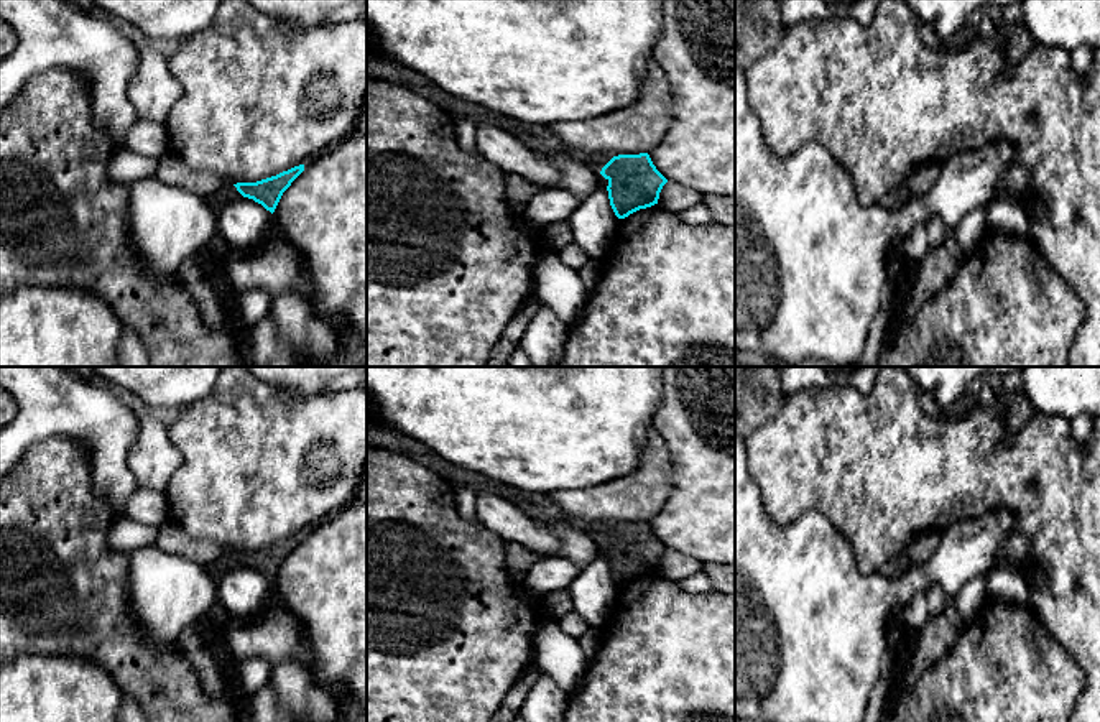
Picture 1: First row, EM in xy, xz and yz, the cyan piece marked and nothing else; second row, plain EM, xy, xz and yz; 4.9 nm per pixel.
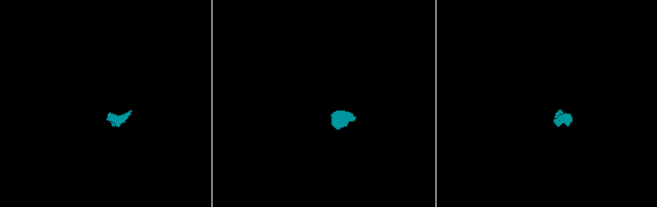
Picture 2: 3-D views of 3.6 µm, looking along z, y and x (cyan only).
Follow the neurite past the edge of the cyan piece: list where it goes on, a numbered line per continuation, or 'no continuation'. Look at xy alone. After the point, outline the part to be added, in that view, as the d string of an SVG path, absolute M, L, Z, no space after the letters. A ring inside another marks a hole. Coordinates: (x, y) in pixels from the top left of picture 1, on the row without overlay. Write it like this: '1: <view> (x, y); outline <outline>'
1: xy (329, 517); outline M355 493L350 497L350 500L349 500L344 507L340 507L339 510L335 510L335 511L322 516L319 521L306 526L306 528L301 530L299 533L303 533L304 538L306 538L306 536L307 536L309 533L312 533L317 526L321 526L321 525L324 525L324 523L329 523L332 518L335 518L339 513L342 513L342 510L354 500L354 497L355 497ZM298 533L298 535L299 535L299 533Z
2: xy (227, 561); outline M224 554L219 561L215 561L214 564L207 566L206 569L210 572L210 576L215 579L215 582L219 584L222 576L233 567L243 566L237 556L232 554Z

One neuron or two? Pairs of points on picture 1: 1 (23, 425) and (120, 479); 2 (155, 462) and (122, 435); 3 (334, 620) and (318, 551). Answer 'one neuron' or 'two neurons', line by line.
1: one neuron
2: two neurons
3: one neuron

